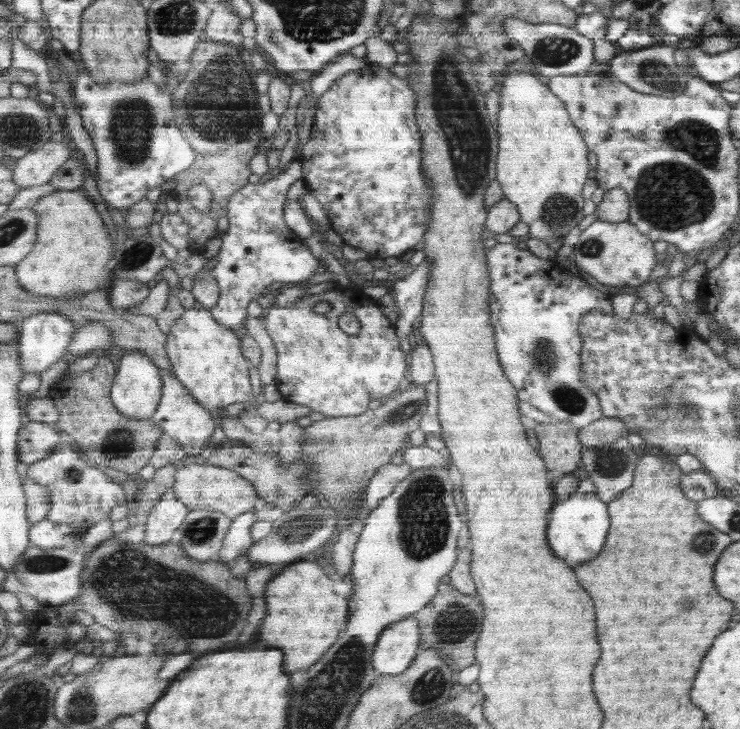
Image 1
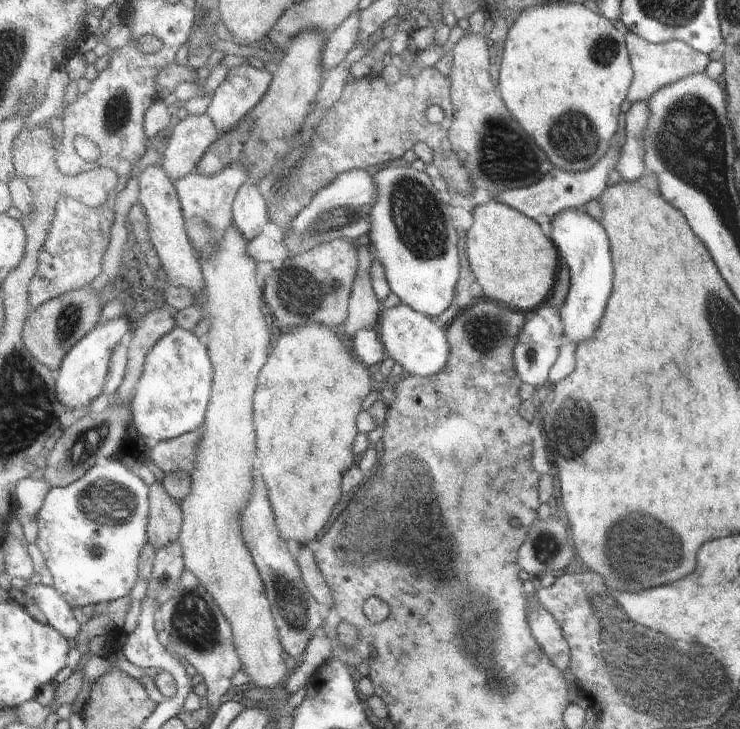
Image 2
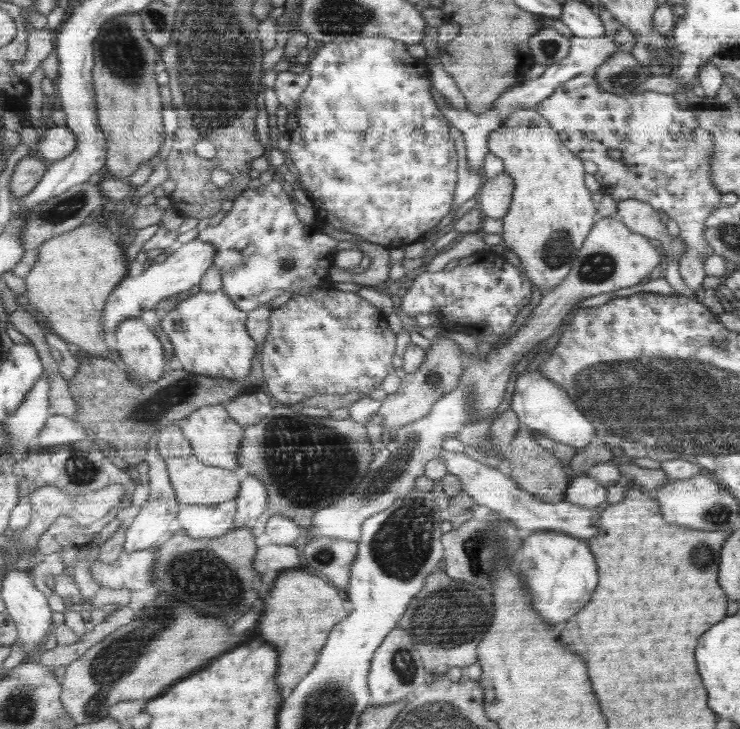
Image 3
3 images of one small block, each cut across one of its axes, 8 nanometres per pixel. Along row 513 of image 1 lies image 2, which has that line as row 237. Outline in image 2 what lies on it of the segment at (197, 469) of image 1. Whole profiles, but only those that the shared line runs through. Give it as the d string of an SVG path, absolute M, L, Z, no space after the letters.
M232 223L224 232L219 246L210 257L197 256L205 285L205 301L201 305L202 313L210 316L210 328L203 338L208 342L207 350L212 350L212 361L216 362L216 390L212 390L212 406L208 406L208 418L204 418L204 428L196 454L195 470L192 470L193 484L190 494L182 502L185 524L180 542L185 553L186 567L196 574L196 578L208 590L215 604L220 608L229 623L233 646L240 660L242 671L250 677L254 687L274 688L282 684L286 676L286 664L282 660L282 648L278 642L278 632L271 611L270 599L266 587L262 584L258 570L252 562L252 556L244 544L240 532L240 512L252 496L252 462L256 454L256 428L254 428L254 410L252 396L256 388L256 378L270 354L270 334L260 310L262 282L256 278L257 261L248 254L249 242Z

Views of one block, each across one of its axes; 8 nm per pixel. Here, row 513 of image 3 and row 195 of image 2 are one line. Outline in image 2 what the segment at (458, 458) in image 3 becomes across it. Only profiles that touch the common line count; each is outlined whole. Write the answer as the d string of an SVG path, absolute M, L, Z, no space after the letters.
M616 134L612 137L611 148L606 156L592 166L591 169L582 171L562 170L562 168L554 168L536 184L515 189L506 189L498 195L497 200L514 207L522 214L528 215L528 218L538 220L540 216L548 216L552 218L560 210L581 209L585 204L589 204L593 200L599 200L608 187L608 176L613 170L617 170L623 147L619 143L620 136Z

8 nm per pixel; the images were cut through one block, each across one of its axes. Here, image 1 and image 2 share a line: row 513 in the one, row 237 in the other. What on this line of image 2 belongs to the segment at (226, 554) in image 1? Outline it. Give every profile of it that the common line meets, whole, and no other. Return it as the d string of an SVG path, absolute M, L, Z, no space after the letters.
M248 180L236 194L232 208L232 223L245 241L256 239L269 220L268 202L263 198L258 183Z

